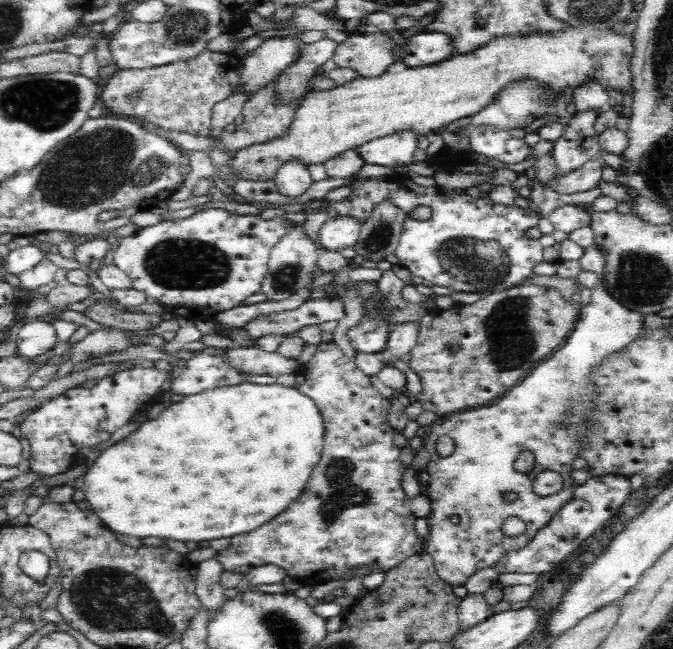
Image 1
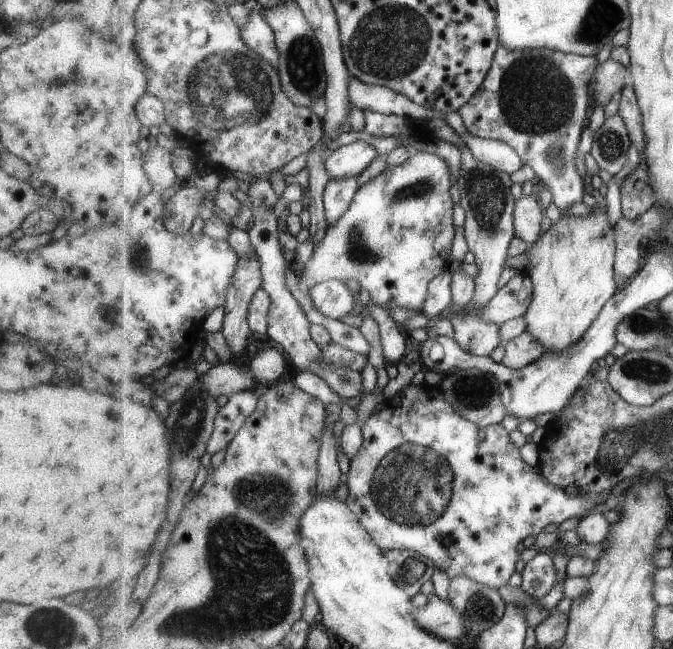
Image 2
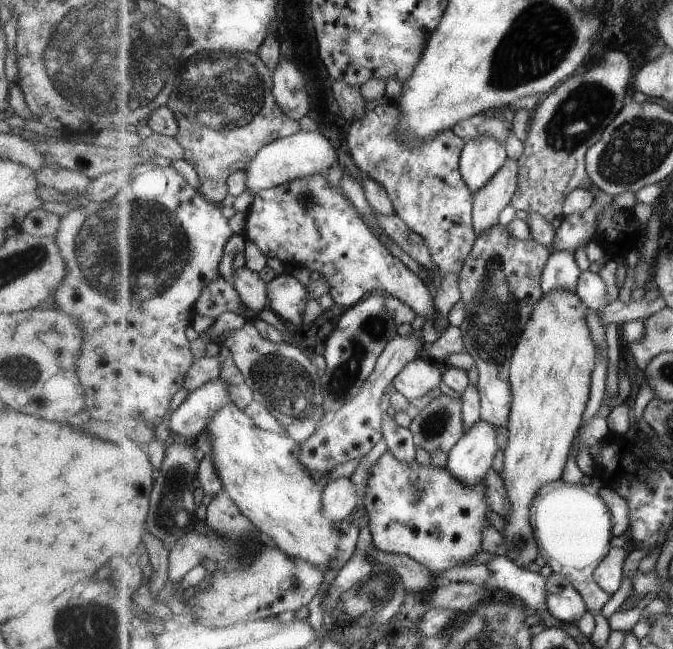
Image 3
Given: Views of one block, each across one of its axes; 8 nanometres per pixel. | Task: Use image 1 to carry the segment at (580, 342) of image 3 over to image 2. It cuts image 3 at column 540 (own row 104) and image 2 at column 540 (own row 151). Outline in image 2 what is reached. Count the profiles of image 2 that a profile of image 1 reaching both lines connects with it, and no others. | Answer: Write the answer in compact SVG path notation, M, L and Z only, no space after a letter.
M598 204L592 208L594 212L590 216L561 216L556 224L523 253L508 257L503 264L515 268L519 272L525 272L534 283L534 296L528 312L523 316L527 322L526 332L546 351L565 352L567 348L576 346L586 337L592 323L602 314L606 303L619 292L616 273L616 239L614 226L609 224L606 212L600 210Z

